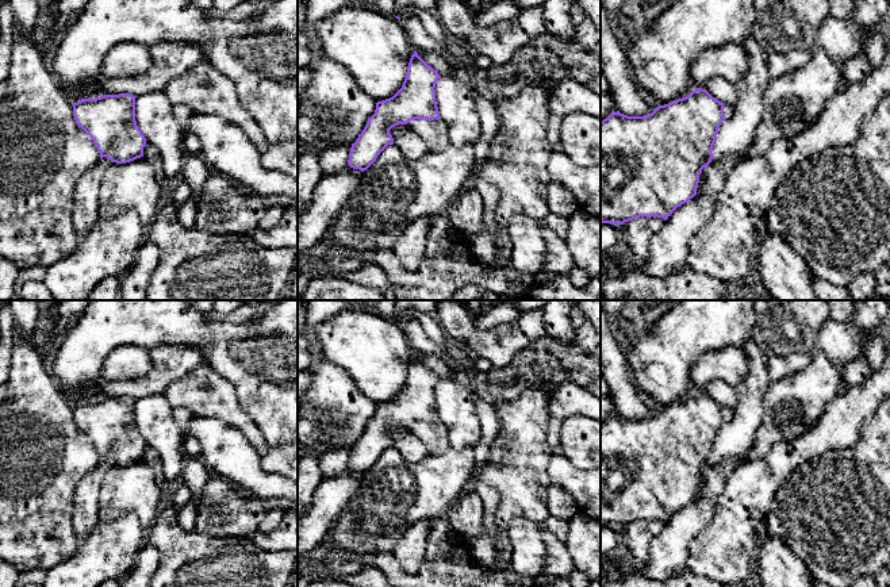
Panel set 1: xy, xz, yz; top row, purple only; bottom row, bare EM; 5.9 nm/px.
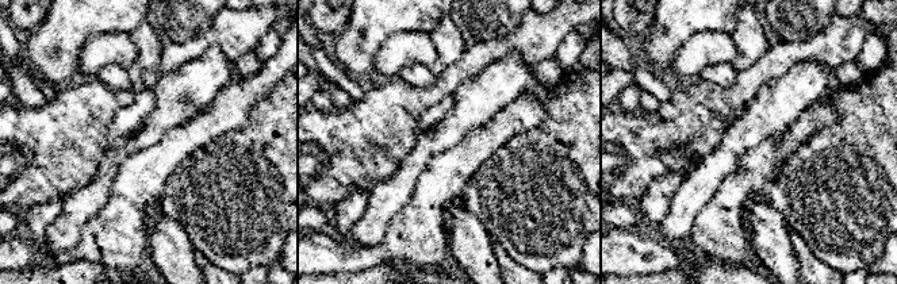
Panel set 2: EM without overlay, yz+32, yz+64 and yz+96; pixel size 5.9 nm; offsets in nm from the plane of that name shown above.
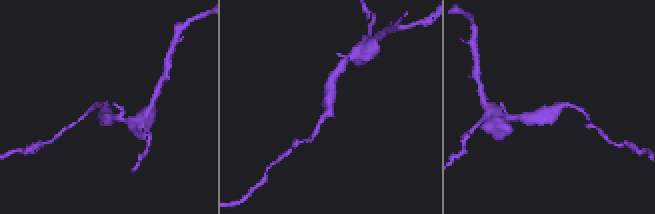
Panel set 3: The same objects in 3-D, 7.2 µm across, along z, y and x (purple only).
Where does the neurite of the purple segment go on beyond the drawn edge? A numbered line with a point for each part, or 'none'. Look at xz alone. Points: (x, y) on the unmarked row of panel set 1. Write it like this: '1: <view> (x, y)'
1: xz (434, 436)

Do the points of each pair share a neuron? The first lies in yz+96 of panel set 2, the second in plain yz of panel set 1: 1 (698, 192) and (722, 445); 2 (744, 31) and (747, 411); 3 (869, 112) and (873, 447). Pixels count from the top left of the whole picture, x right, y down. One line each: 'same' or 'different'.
1: different
2: same
3: same

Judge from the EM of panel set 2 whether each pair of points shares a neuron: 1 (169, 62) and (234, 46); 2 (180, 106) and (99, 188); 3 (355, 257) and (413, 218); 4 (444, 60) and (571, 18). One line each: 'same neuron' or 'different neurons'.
1: same neuron
2: same neuron
3: same neuron
4: different neurons

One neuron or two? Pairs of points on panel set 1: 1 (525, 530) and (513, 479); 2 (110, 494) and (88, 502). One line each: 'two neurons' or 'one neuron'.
1: two neurons
2: two neurons

